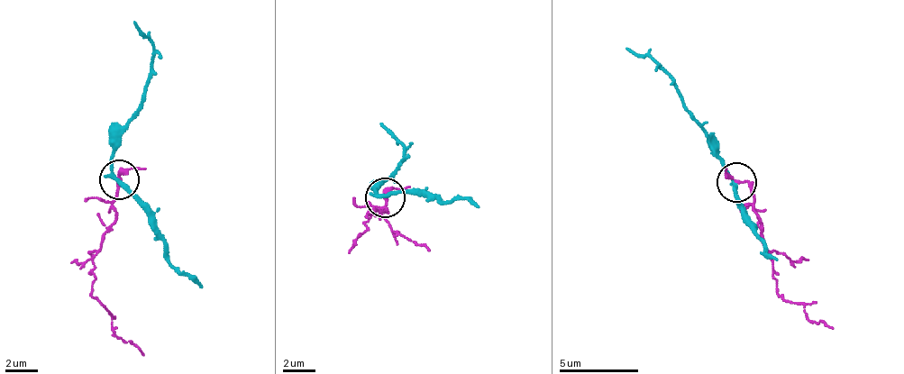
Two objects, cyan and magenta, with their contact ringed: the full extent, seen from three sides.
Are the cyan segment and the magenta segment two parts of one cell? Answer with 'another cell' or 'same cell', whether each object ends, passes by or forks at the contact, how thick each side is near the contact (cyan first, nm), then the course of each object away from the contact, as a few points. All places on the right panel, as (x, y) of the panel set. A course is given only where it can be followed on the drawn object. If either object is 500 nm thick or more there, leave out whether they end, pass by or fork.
another cell; cyan passes by; magenta passes by; 240 nm thick on the cyan side, 220 nm on the other; cyan runs (735, 183), (671, 78), (654, 63), (625, 48); magenta runs (735, 183), (752, 191), (777, 290), (812, 322), (834, 328)

